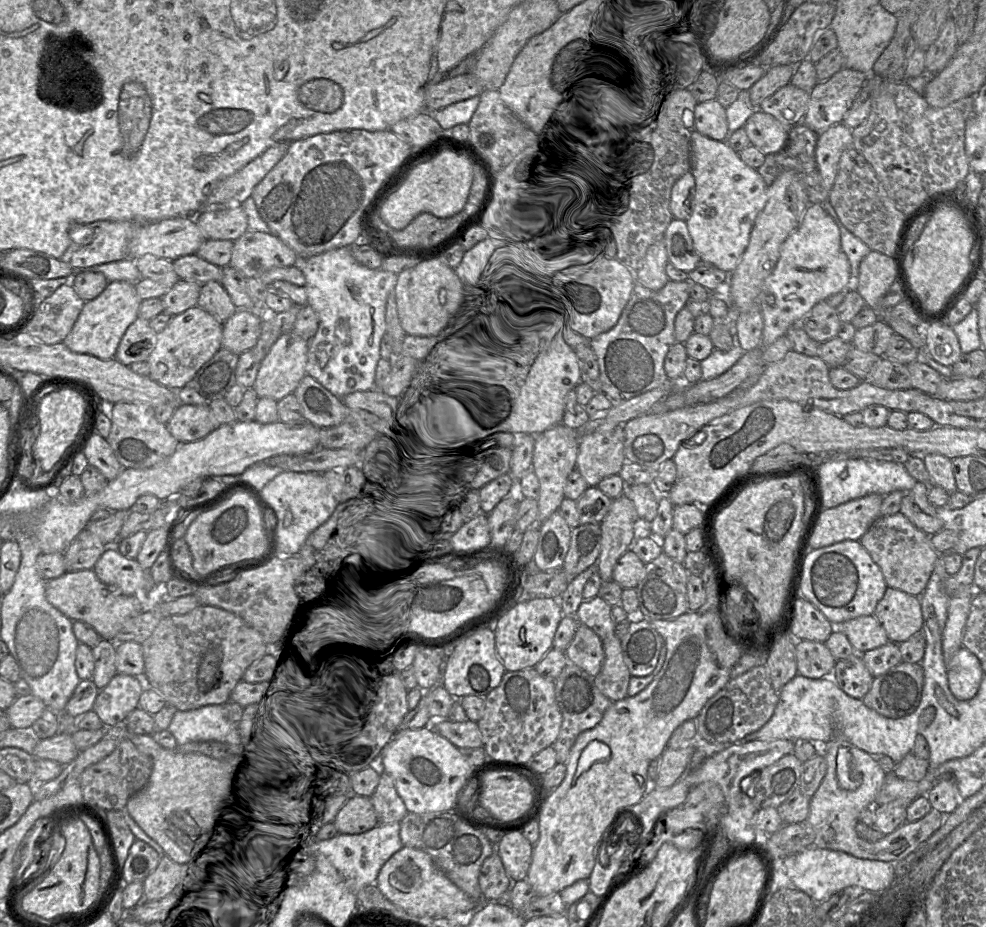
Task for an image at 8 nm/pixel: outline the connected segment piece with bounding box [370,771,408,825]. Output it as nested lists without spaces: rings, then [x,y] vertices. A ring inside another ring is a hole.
[[[385,771],[370,798],[377,814],[378,825],[400,822],[408,813],[402,798],[397,793],[393,778]]]

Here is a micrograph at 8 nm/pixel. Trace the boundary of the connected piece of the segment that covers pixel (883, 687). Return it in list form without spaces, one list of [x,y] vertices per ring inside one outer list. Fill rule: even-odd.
[[[901,662],[873,679],[863,702],[888,718],[901,718],[918,707],[924,684],[921,663]]]

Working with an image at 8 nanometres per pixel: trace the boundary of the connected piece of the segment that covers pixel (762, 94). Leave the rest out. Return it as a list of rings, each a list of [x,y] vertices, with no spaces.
[[[780,65],[767,68],[765,74],[748,90],[755,109],[780,88],[790,83],[797,65]]]

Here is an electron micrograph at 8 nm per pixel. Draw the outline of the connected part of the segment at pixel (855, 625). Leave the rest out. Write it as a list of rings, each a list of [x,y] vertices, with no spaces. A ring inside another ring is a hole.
[[[874,615],[861,616],[835,626],[847,636],[856,653],[864,653],[890,642]]]

